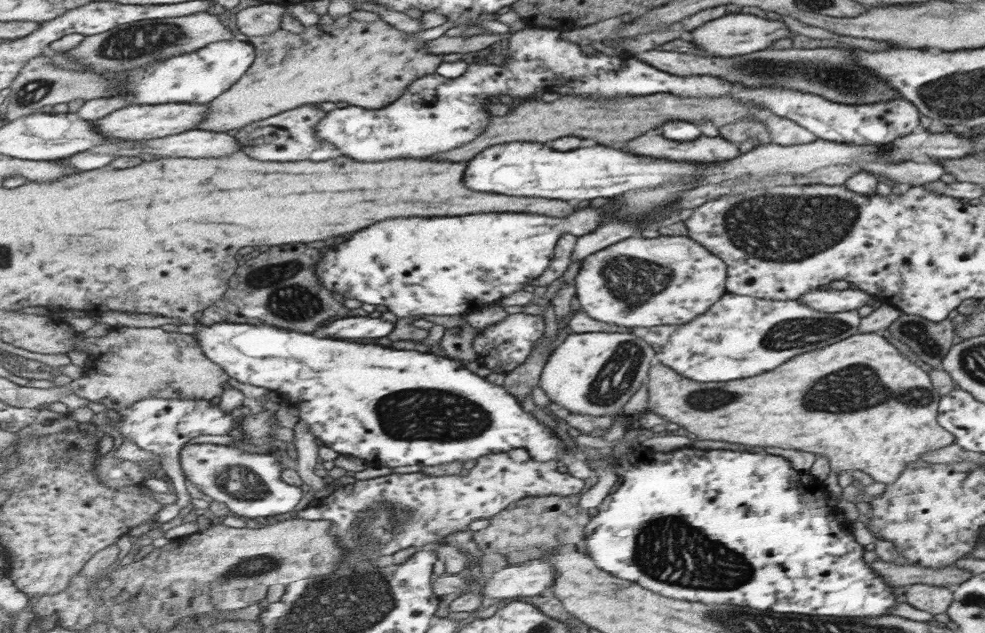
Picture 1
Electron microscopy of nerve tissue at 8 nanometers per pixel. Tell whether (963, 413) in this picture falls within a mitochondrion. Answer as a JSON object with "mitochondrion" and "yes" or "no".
{"mitochondrion":"no"}

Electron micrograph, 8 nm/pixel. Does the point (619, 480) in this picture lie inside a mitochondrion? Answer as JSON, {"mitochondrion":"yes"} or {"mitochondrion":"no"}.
{"mitochondrion":"no"}

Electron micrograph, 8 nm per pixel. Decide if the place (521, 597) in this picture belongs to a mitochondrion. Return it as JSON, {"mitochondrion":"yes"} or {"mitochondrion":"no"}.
{"mitochondrion":"no"}

